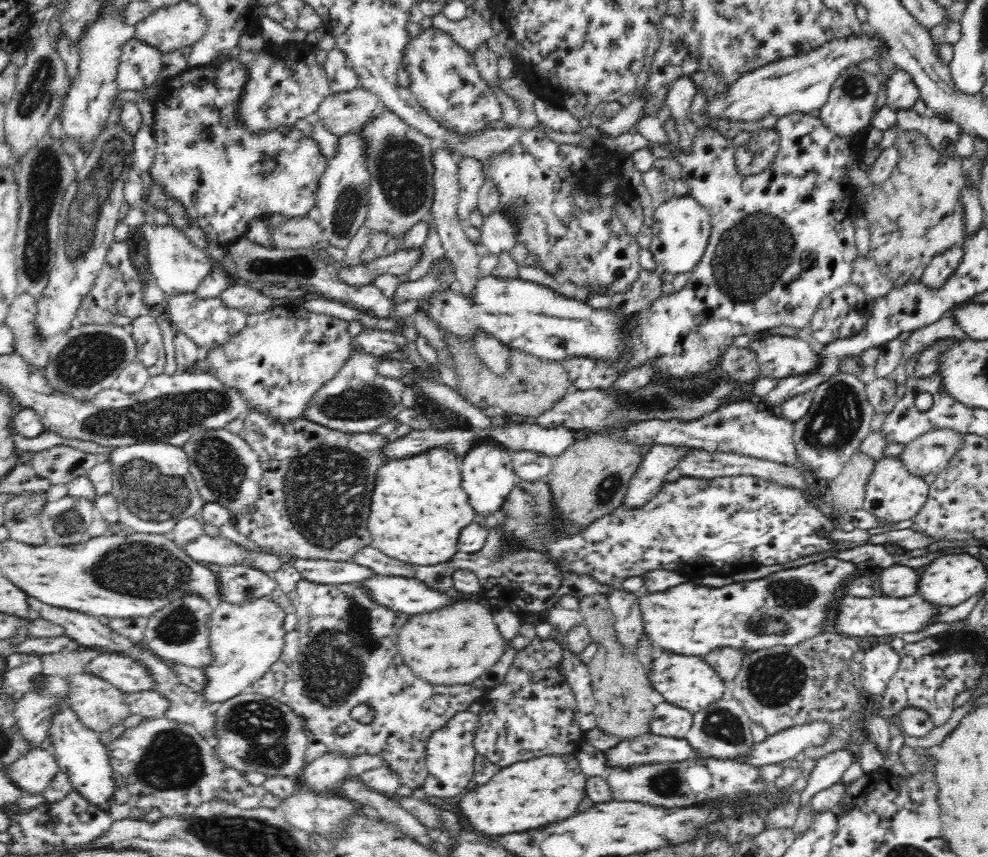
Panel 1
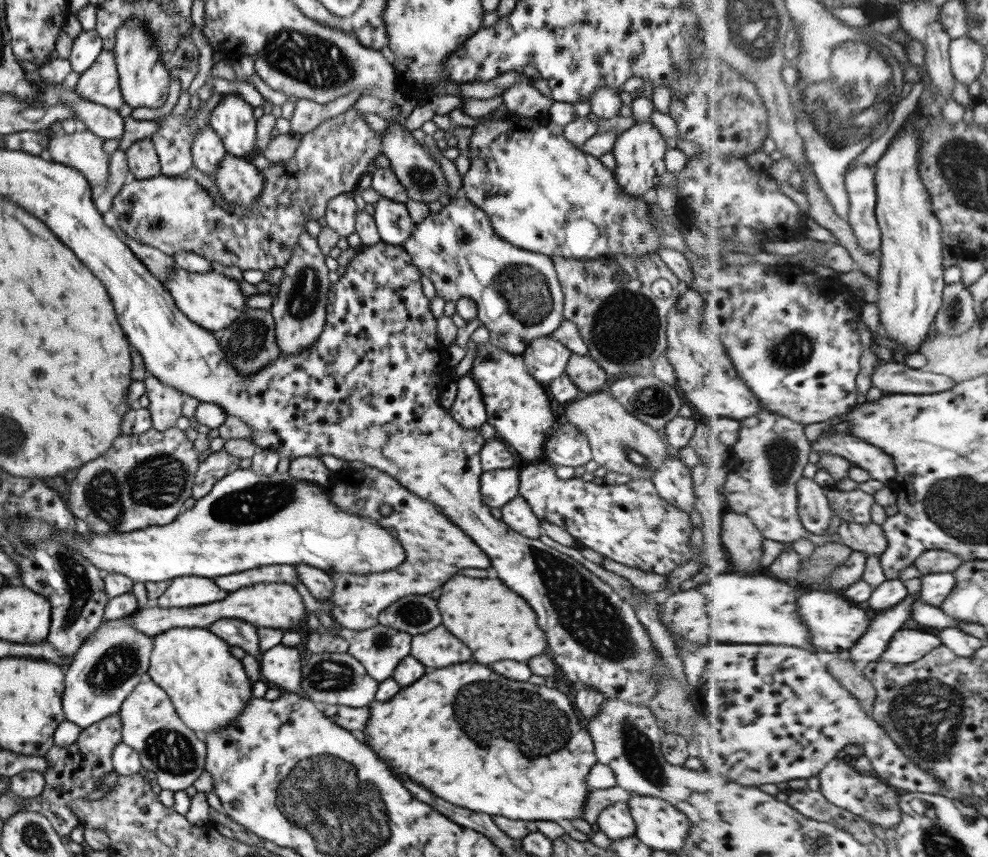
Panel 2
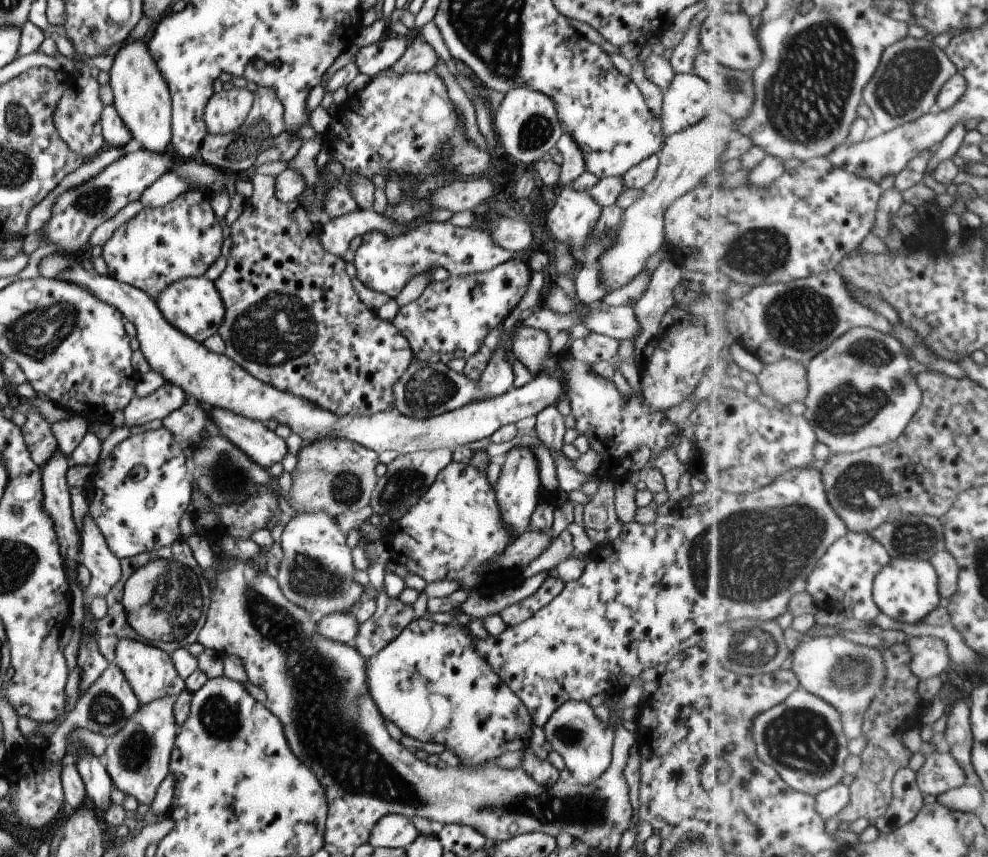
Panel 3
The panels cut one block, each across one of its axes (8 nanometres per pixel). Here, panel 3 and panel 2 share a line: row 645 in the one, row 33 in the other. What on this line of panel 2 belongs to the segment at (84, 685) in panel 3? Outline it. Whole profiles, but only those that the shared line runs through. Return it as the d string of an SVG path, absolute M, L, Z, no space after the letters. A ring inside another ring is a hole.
M96 30L81 31L73 39L71 45L71 54L69 54L68 63L70 70L81 75L88 70L97 56L102 52L102 41Z

